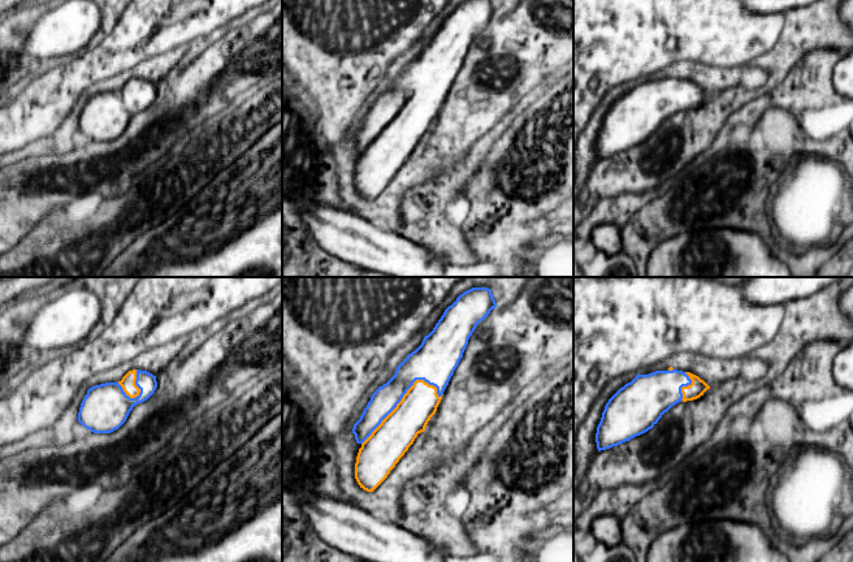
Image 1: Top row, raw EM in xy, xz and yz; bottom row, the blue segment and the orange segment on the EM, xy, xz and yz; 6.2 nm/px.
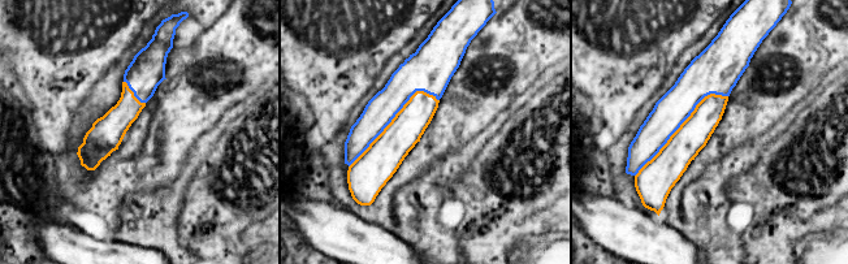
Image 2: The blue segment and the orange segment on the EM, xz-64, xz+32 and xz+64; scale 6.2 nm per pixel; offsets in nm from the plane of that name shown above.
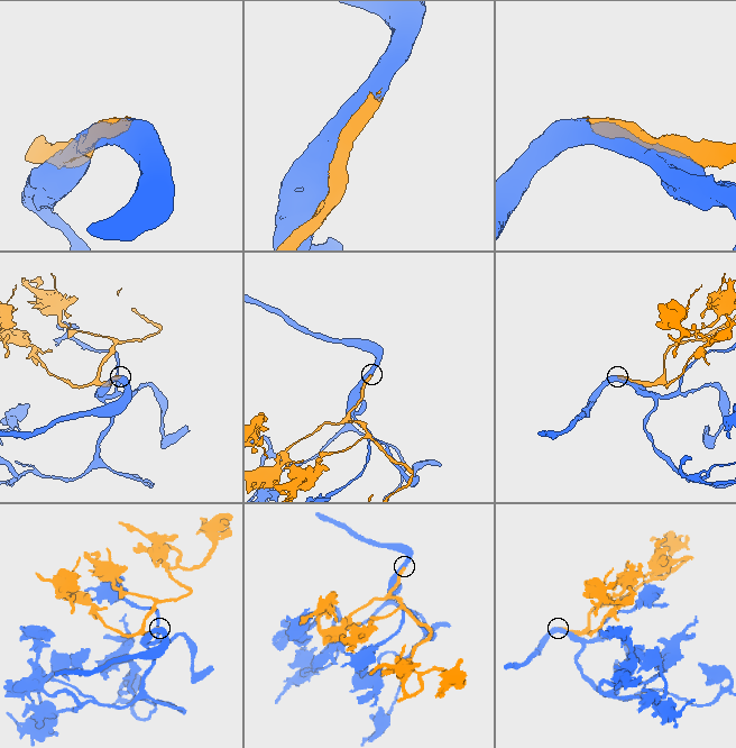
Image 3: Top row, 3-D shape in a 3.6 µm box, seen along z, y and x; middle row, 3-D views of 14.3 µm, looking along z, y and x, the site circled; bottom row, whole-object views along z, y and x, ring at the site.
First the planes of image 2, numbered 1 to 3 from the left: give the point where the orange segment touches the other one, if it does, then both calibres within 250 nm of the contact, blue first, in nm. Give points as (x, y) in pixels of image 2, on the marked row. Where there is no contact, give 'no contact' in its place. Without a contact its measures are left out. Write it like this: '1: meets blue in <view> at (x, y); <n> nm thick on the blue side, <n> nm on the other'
1: meets blue in xz-64 at (134, 94); 220 nm thick on the blue side, 180 nm on the other
2: meets blue in xz+32 at (393, 117); 180 nm thick on the blue side, 220 nm on the other
3: meets blue in xz+64 at (680, 124); 200 nm thick on the blue side, 200 nm on the other

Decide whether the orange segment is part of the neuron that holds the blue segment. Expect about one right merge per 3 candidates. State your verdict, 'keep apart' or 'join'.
join

